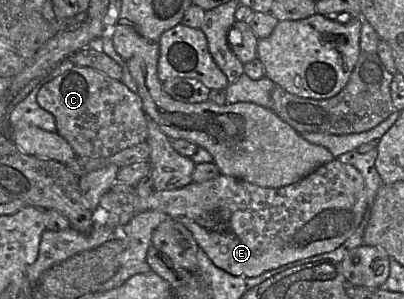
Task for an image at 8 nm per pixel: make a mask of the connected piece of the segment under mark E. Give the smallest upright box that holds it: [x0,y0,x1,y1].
[108,158,367,277]

